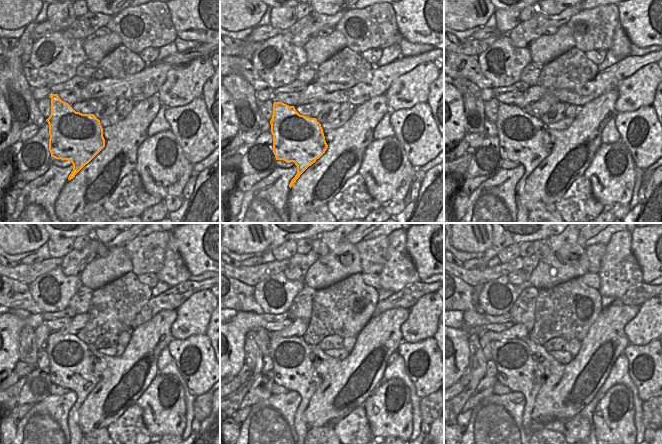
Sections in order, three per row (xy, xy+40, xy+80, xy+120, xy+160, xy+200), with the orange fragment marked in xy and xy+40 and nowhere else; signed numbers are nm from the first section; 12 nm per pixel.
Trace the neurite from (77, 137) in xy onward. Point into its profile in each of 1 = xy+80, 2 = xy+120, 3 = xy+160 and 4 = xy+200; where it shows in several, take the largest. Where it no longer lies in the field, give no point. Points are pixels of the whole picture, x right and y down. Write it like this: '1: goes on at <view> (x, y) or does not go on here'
1: goes on at xy+80 (522, 138)
2: goes on at xy+120 (71, 366)
3: goes on at xy+160 (293, 368)
4: goes on at xy+200 (517, 366)

